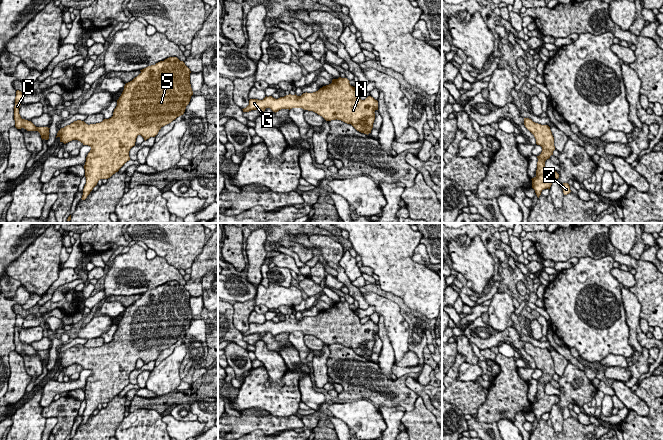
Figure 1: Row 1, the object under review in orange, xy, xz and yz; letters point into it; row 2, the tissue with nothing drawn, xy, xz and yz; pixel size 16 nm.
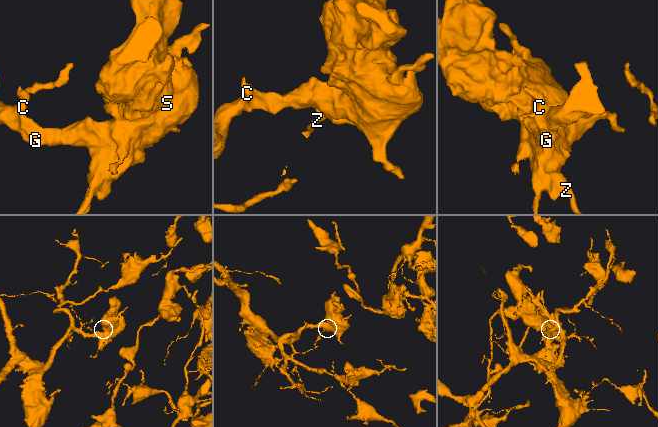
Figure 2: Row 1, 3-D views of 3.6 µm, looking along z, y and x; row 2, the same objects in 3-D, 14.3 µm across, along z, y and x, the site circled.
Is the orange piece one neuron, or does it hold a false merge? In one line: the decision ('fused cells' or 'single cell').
single cell

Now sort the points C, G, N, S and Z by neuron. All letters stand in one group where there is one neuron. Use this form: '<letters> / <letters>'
C G N S Z

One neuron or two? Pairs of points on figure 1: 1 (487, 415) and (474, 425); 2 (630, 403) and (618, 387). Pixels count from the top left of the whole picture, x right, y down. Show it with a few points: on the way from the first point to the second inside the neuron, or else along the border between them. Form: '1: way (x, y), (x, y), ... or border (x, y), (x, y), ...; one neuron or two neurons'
1: border (474, 418), (483, 422), (495, 422); two neurons
2: way (629, 399), (622, 391); one neuron

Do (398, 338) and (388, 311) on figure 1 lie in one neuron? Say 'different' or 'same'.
same

